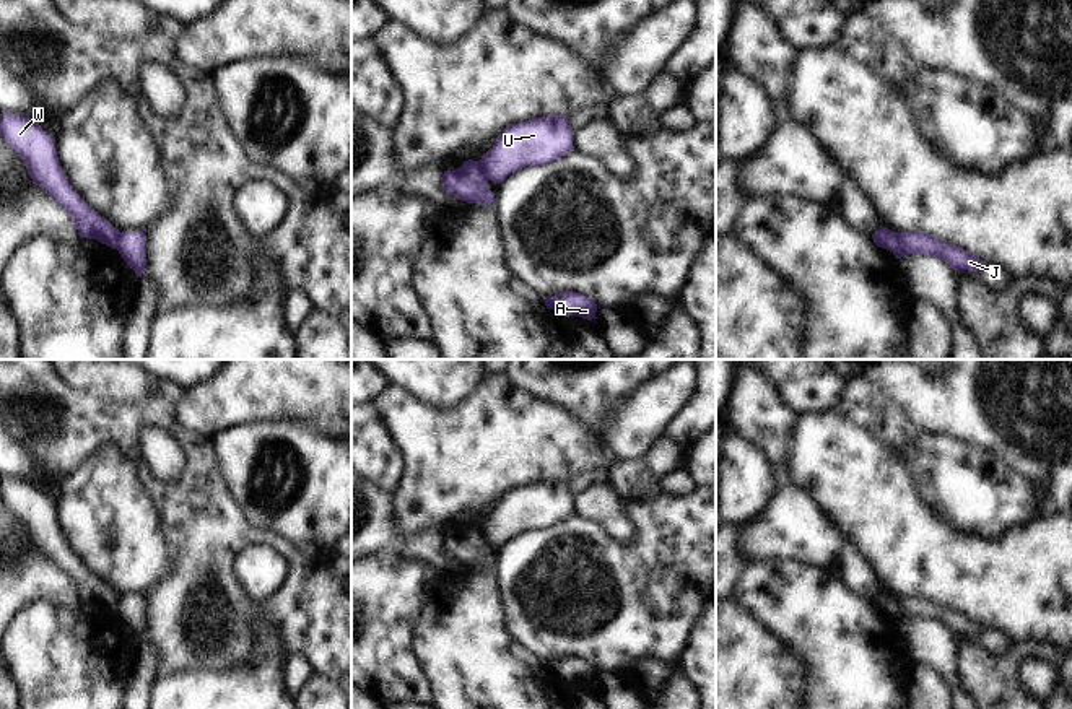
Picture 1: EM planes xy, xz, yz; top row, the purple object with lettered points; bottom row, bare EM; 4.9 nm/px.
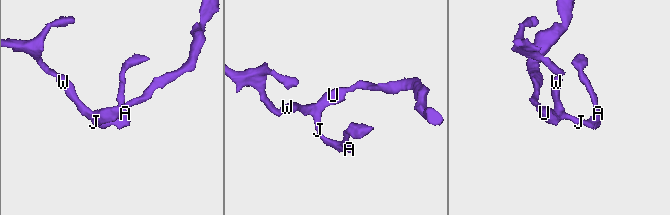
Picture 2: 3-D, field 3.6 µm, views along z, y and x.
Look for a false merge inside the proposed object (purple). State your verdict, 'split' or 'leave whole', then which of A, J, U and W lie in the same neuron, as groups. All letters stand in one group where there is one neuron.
split; groups A J W / U

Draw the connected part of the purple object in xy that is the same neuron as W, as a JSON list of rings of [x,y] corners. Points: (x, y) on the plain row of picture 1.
[[[0,478],[2,504],[26,527],[34,548],[70,579],[80,602],[117,613],[120,595],[94,576],[70,550],[59,527],[55,504],[23,478]]]

